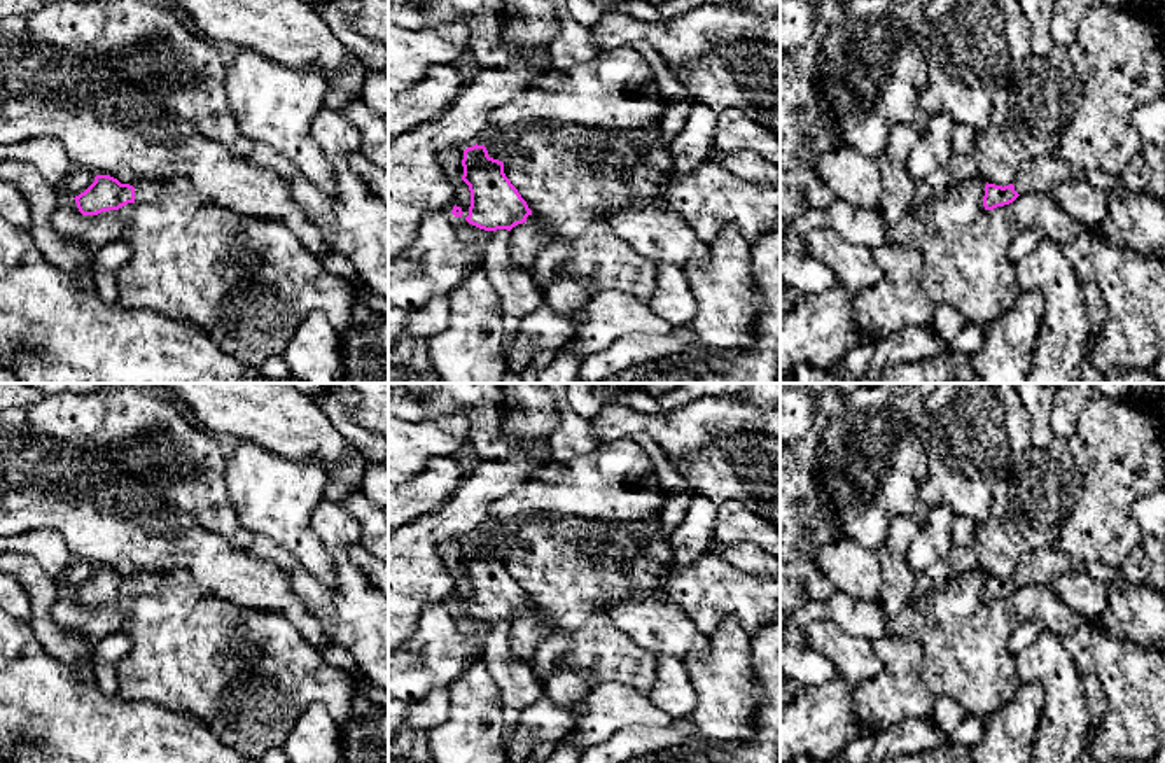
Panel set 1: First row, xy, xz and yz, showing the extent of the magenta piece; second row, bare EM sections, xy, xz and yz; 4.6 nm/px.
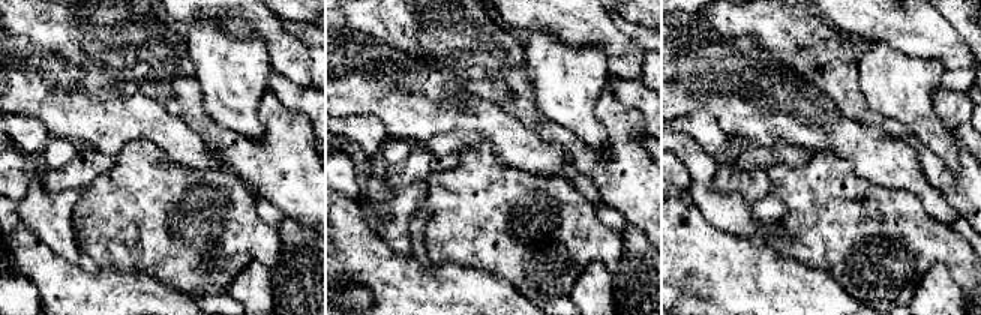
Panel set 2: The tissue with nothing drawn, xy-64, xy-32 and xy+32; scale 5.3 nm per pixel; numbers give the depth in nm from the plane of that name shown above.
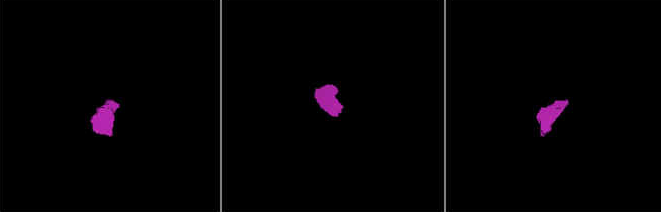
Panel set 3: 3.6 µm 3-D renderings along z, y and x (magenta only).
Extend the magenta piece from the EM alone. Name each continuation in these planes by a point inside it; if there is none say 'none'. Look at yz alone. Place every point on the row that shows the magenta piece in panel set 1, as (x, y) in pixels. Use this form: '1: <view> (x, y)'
1: yz (1045, 174)

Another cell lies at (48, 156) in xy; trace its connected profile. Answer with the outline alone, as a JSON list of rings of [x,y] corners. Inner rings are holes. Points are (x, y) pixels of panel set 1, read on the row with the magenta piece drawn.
[[[33,138],[0,144],[0,161],[19,161],[33,166],[52,187],[61,189],[73,164],[63,145],[54,138]]]

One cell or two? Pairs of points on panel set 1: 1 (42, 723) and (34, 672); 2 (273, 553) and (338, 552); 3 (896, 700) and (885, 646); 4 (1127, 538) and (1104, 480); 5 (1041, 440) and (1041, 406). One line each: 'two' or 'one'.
1: one
2: one
3: one
4: one
5: one

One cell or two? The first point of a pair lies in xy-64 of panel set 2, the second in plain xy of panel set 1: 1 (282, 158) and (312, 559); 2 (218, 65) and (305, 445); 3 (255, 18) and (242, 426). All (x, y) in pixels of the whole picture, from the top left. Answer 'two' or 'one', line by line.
1: two
2: two
3: one

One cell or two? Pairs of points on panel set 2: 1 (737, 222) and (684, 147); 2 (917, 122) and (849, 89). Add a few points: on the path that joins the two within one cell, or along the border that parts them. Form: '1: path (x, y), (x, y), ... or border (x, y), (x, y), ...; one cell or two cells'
1: path (719, 204), (702, 188), (701, 165); one cell
2: border (858, 62), (858, 86), (866, 102), (890, 120); two cells

